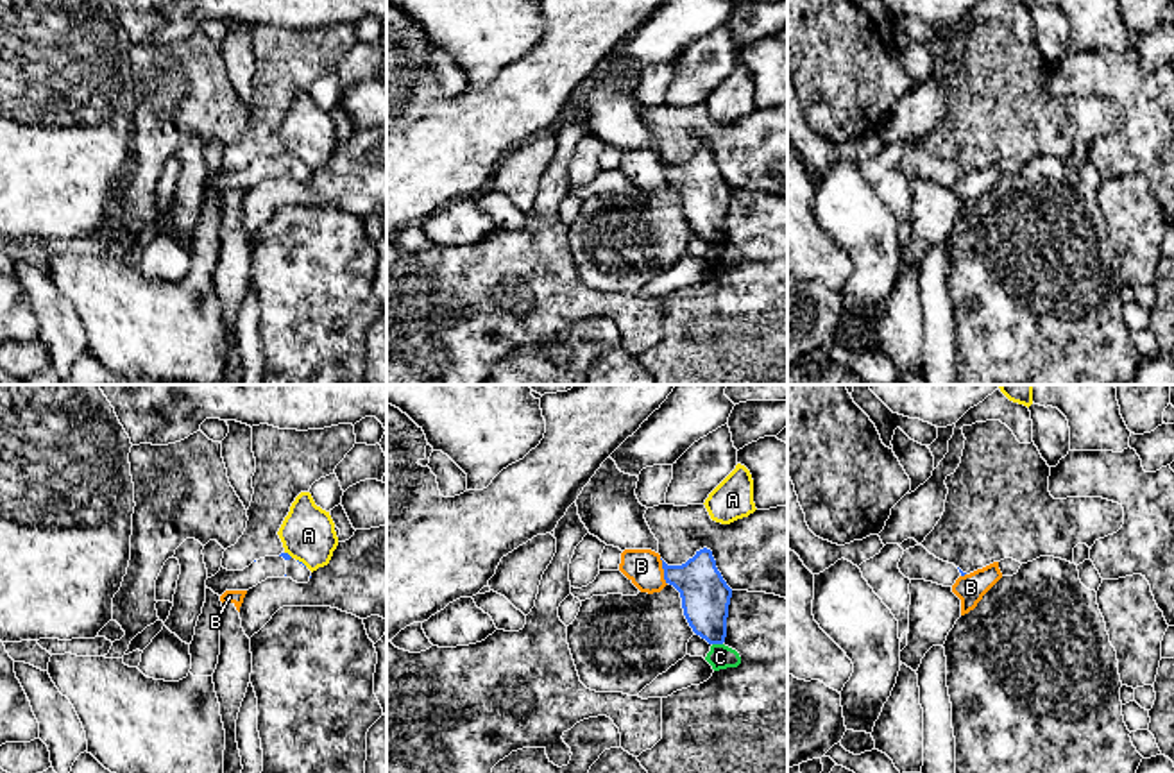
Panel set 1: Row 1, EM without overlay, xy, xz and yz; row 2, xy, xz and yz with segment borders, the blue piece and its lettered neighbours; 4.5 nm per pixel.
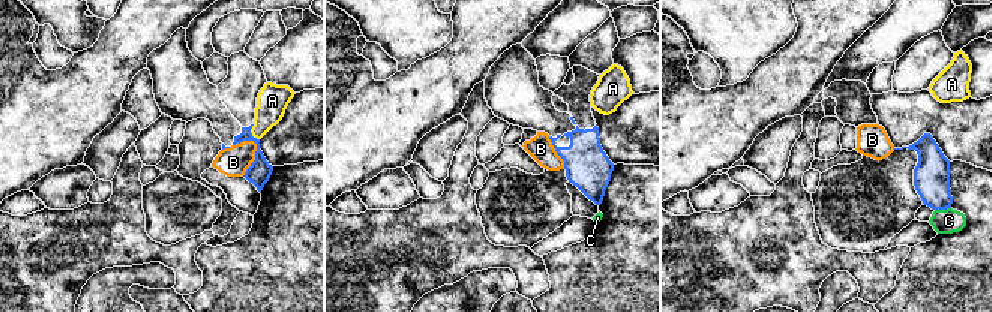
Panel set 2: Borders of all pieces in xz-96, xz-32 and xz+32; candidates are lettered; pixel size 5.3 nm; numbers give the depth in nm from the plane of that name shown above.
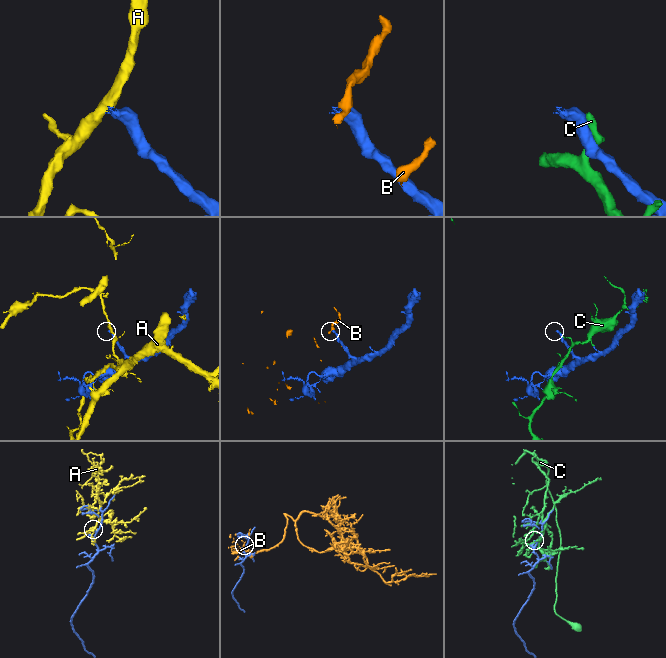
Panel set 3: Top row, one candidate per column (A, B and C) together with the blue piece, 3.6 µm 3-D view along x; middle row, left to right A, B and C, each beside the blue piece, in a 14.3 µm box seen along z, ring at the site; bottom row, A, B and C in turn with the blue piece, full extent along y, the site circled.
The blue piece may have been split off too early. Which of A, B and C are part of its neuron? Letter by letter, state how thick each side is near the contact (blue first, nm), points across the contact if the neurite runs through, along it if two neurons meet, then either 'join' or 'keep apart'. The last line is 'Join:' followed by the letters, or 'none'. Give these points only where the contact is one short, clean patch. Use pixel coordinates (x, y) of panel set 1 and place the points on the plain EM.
A: 20 nm thick on the blue side, 240 nm on the other; keep apart
B: 220 nm thick on the blue side, 160 nm on the other; keep apart
C: 220 nm thick on the blue side, 110 nm on the other; keep apart
Join: none

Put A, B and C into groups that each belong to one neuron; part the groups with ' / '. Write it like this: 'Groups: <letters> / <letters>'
Groups: A / B / C

